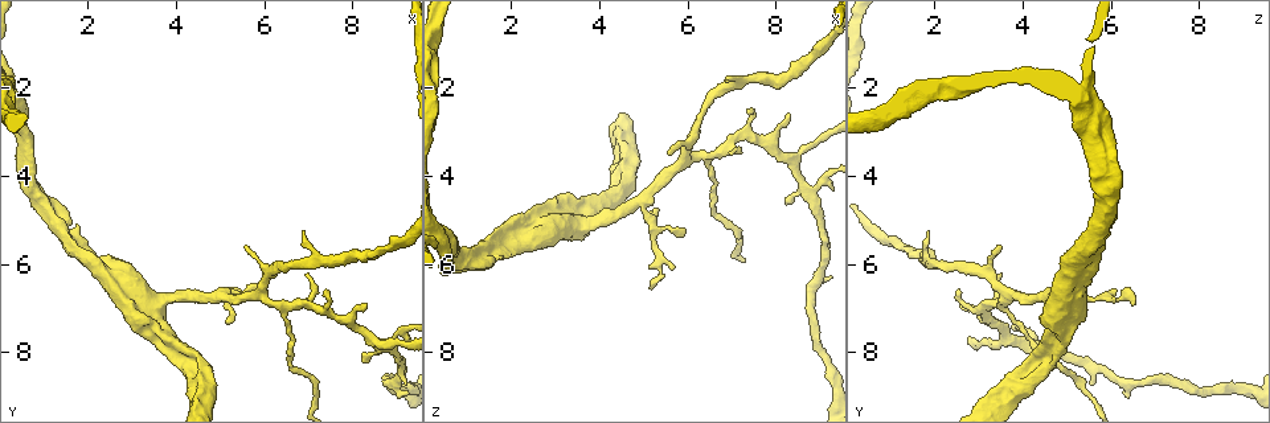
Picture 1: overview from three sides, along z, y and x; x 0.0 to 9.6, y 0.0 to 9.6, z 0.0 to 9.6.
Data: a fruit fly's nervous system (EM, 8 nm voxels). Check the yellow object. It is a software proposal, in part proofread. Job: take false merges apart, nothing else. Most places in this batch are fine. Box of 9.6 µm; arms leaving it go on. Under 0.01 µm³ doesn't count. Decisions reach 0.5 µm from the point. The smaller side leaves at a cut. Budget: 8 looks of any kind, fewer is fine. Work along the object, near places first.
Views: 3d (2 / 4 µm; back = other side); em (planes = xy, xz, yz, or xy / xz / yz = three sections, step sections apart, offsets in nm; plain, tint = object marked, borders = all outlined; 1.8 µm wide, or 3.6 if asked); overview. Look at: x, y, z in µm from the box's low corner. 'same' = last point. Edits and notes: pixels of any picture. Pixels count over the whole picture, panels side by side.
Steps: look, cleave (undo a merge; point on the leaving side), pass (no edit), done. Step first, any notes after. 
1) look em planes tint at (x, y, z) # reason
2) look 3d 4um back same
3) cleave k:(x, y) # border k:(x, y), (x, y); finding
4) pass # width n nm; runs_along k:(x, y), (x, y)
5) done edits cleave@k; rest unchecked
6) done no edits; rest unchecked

look em 3.6um xz step 4 tint at (2.65, 6.40, 5.15) # abrupt turn

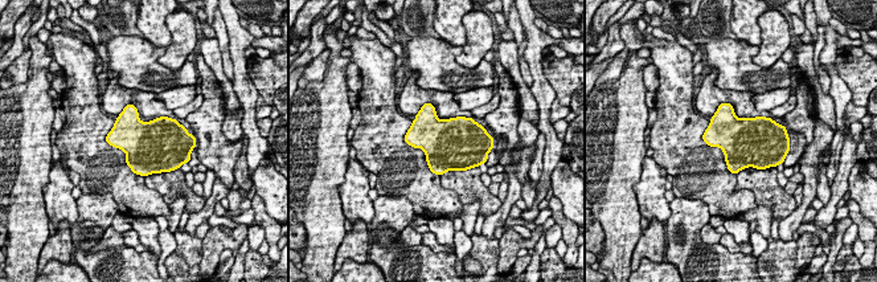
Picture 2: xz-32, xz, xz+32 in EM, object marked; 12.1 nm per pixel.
pass # width 600 nm; one neuron here

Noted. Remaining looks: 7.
look em planes tint at (4.85, 6.75, 4.60) # side arm on a straight run

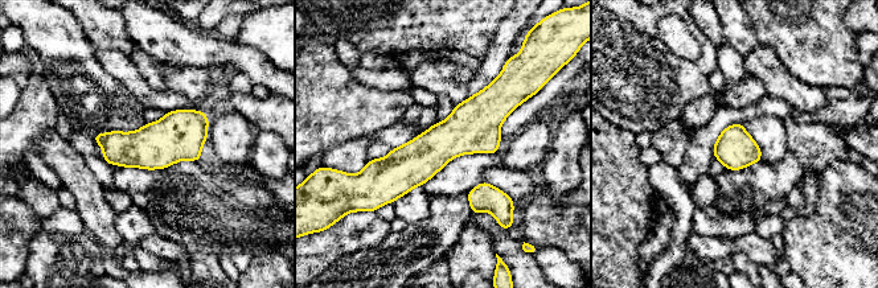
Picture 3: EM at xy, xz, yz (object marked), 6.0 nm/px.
pass # continuous, no second neuron

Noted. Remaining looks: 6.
look em xy step 8 tint at (0.65, 4.15, 5.90) # three-way junction

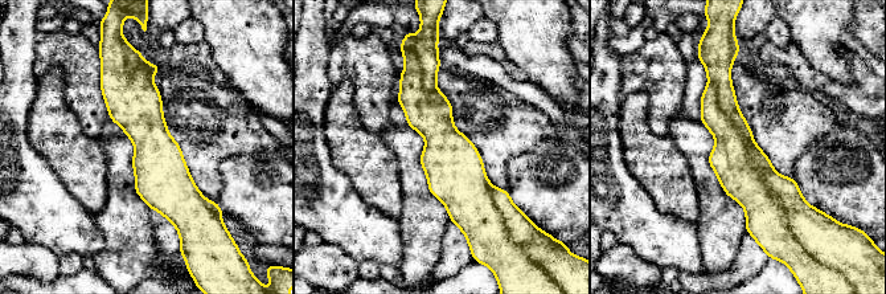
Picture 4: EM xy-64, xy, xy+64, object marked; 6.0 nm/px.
pass # runs_along 4:(427, 69), (462, 224); one neuron here

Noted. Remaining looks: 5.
done no edits; rest unchecked

